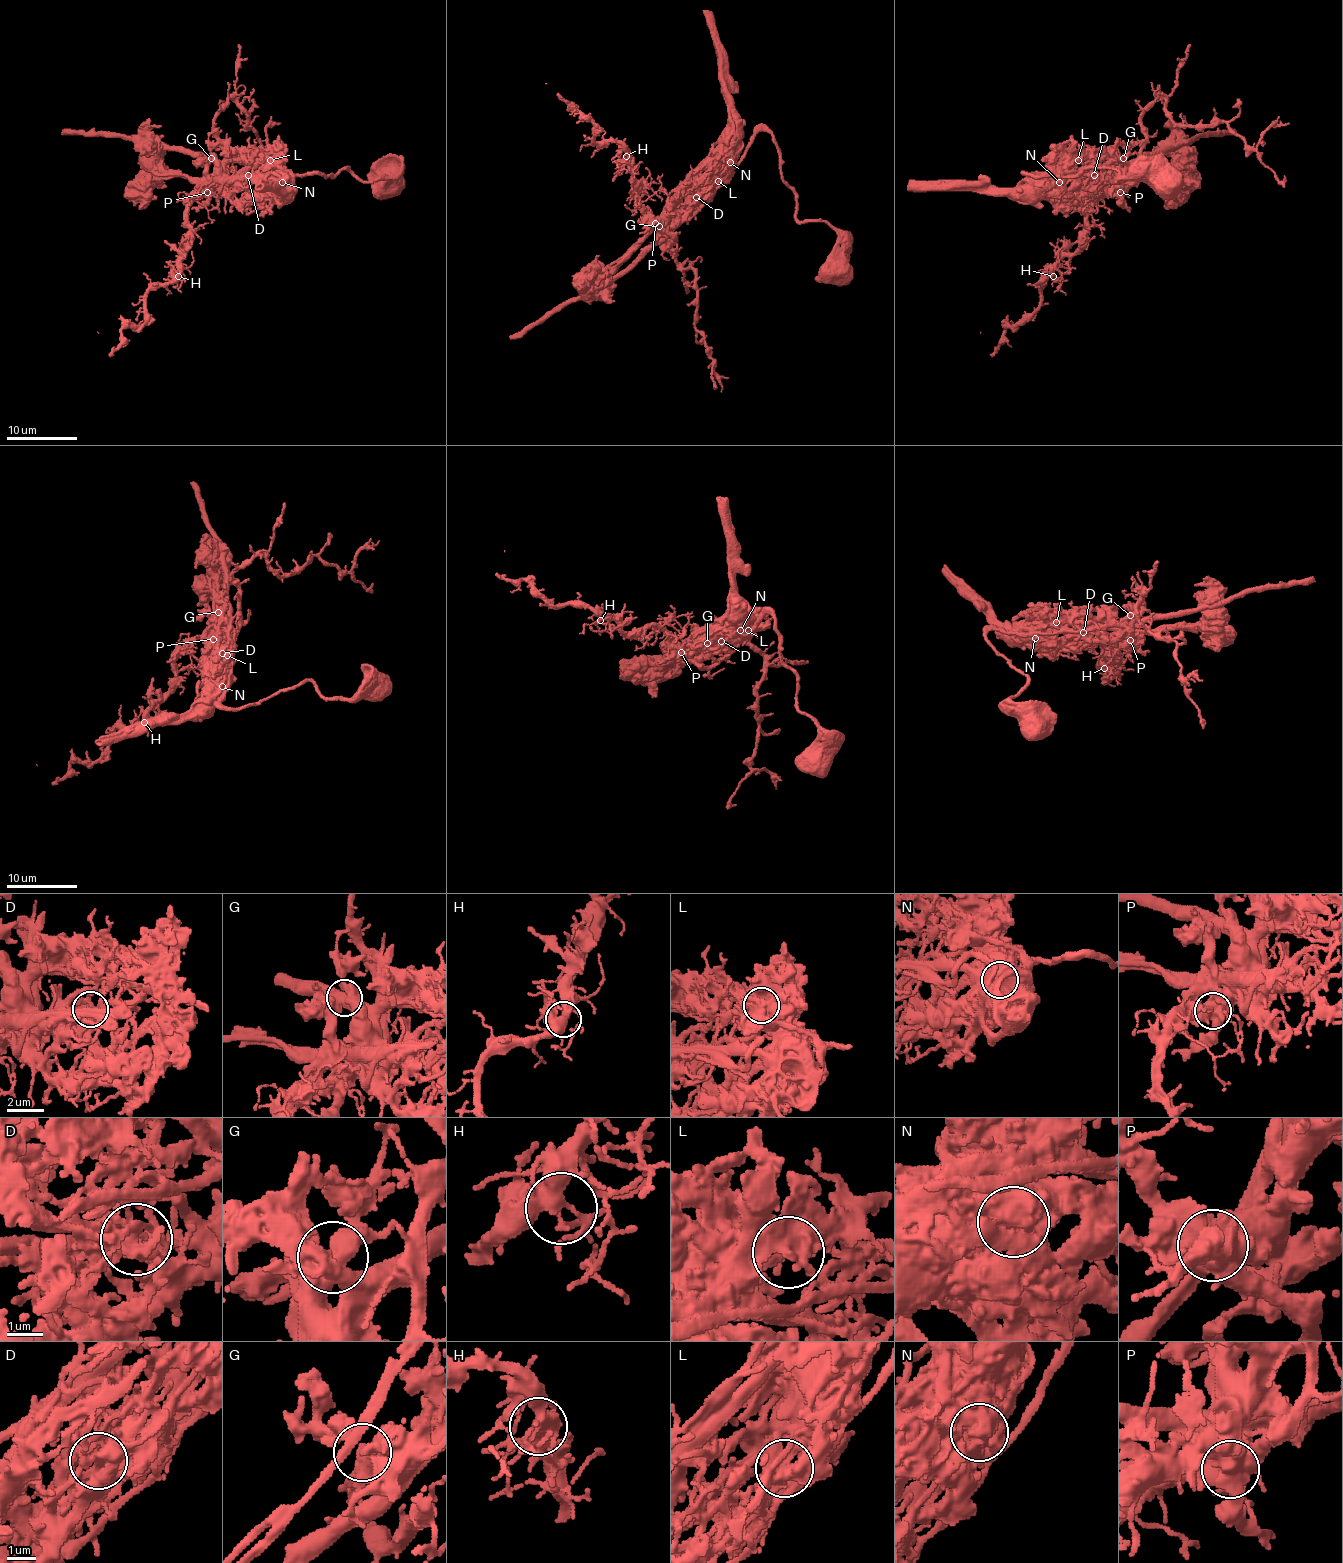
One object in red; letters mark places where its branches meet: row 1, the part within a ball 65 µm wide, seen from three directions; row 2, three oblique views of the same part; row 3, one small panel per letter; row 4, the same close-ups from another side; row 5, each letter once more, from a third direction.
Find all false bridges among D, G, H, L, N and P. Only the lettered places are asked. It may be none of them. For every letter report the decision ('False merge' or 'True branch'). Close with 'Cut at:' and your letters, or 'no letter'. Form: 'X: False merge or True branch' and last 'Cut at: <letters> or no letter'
D: False merge
G: True branch
H: True branch
L: False merge
N: False merge
P: False merge
Cut at: D, L, N, P

